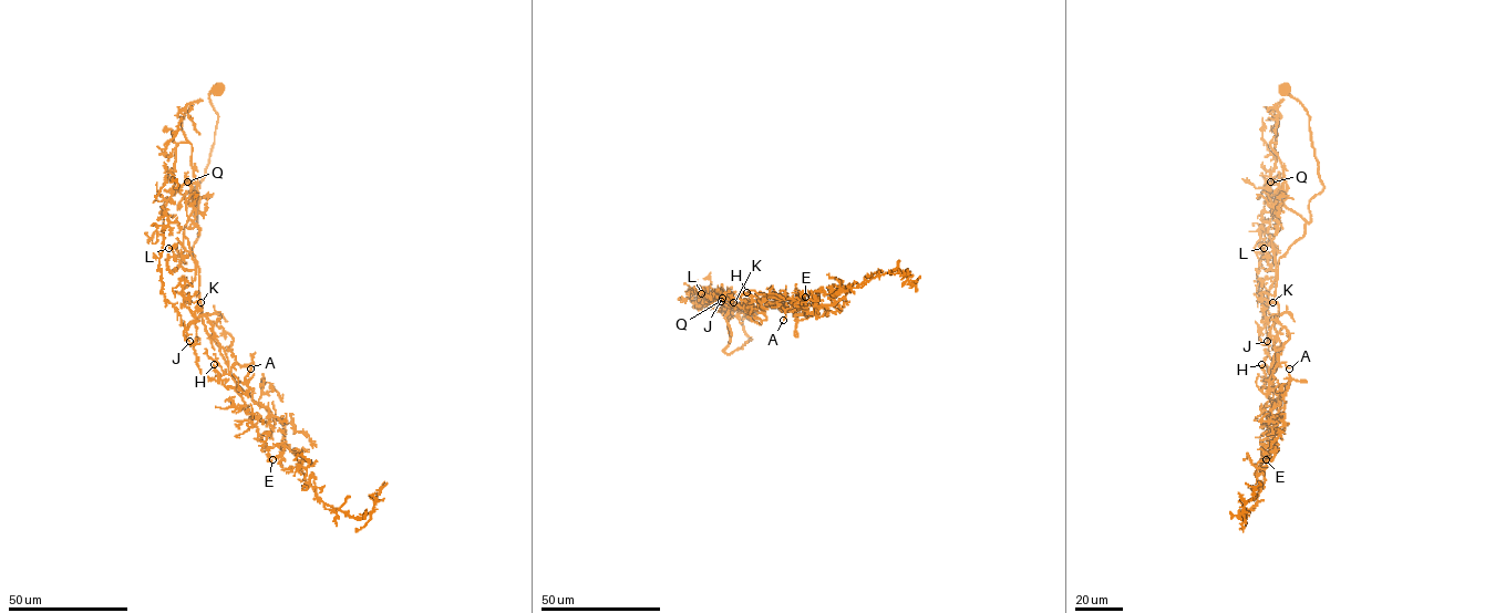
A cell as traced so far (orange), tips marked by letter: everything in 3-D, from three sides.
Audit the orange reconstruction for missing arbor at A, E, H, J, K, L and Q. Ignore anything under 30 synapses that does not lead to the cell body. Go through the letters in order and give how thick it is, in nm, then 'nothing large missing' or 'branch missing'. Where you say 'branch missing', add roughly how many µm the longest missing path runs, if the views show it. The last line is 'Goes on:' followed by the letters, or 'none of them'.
A: 150 nm | nothing large missing
E: 100 nm | nothing large missing
H: 240 nm | nothing large missing
J: 80 nm | nothing large missing
K: 360 nm | nothing large missing
L: 170 nm | nothing large missing
Q: 130 nm | nothing large missing
Goes on: none of them

